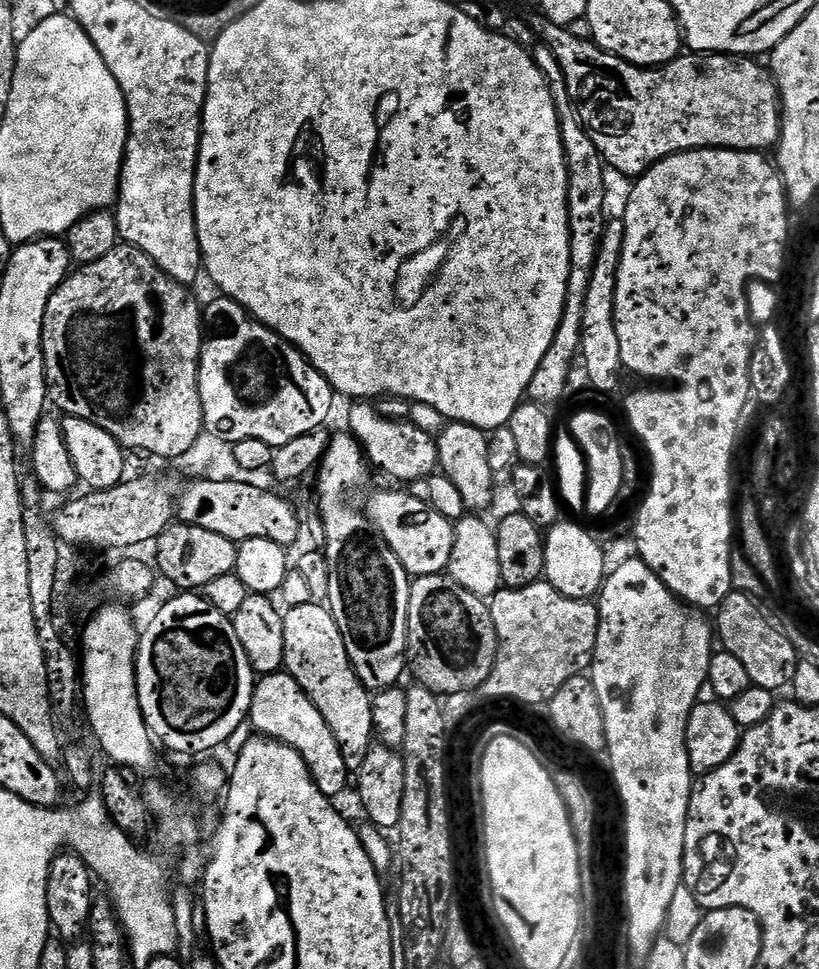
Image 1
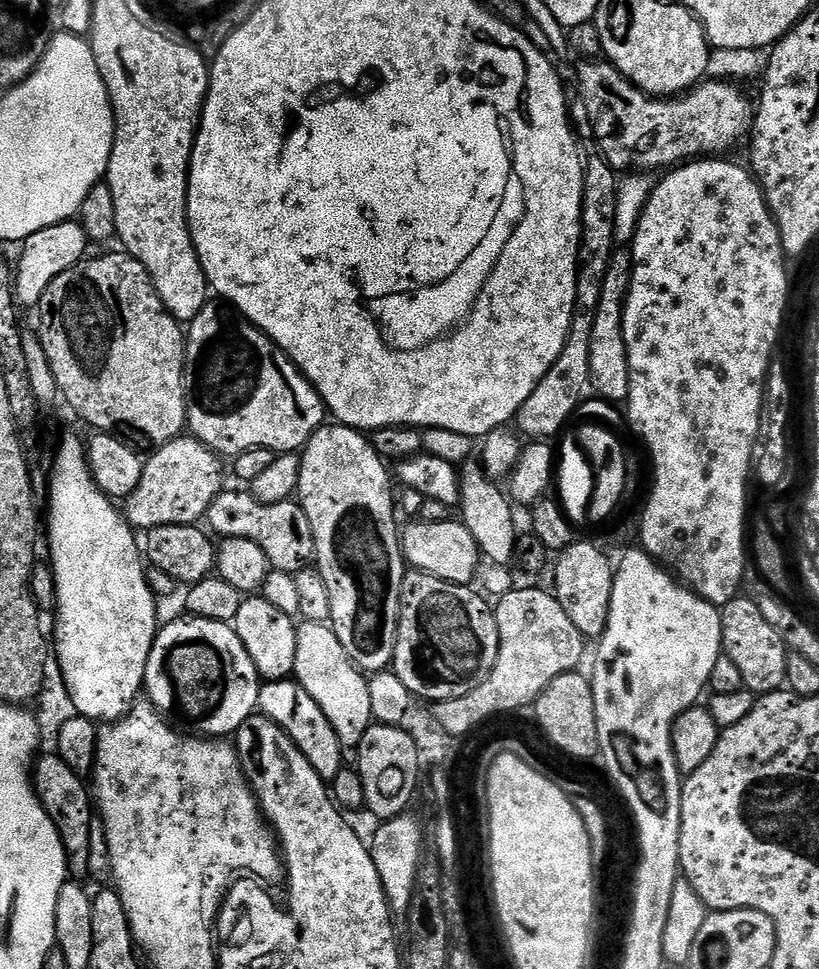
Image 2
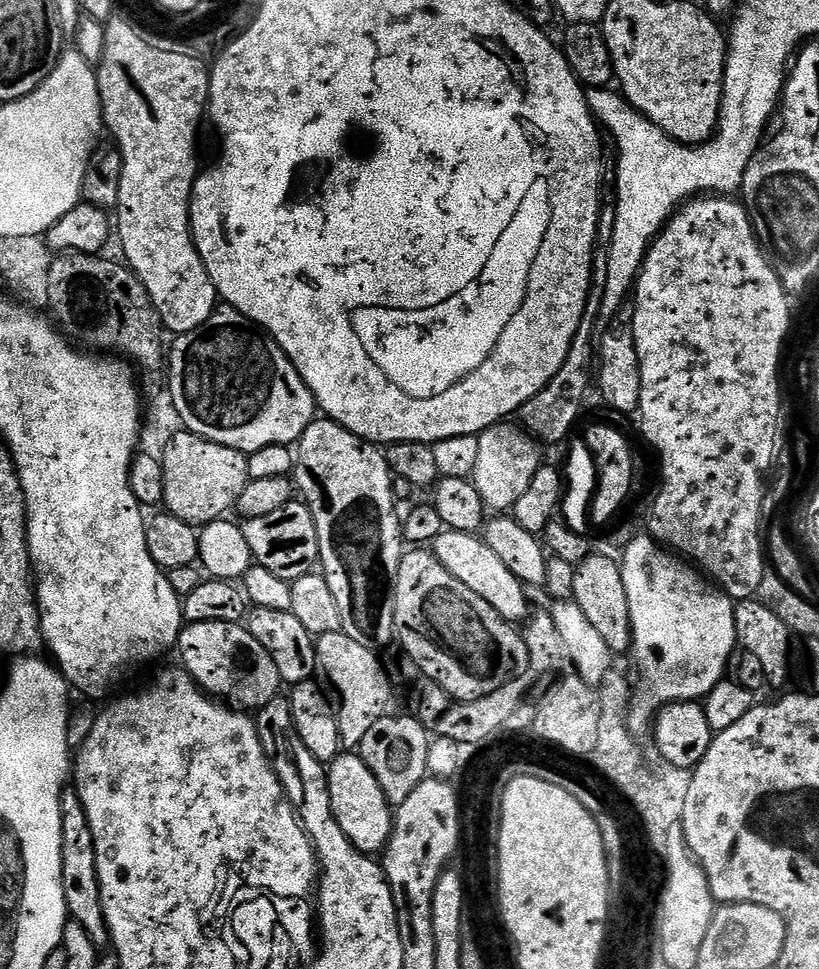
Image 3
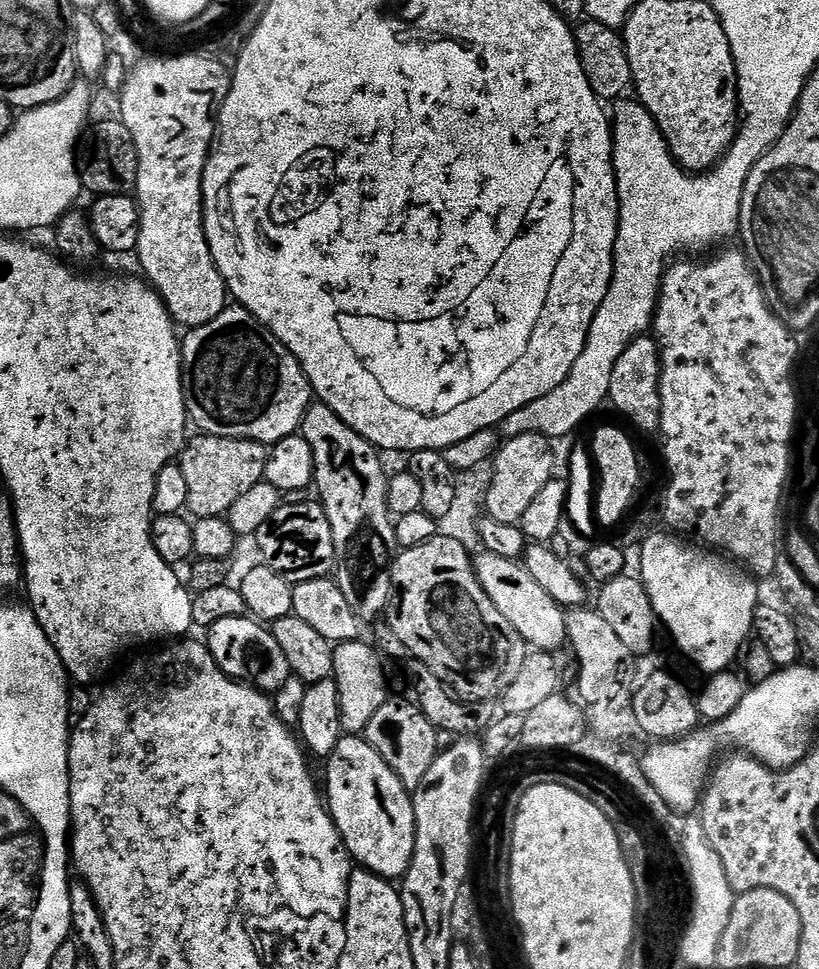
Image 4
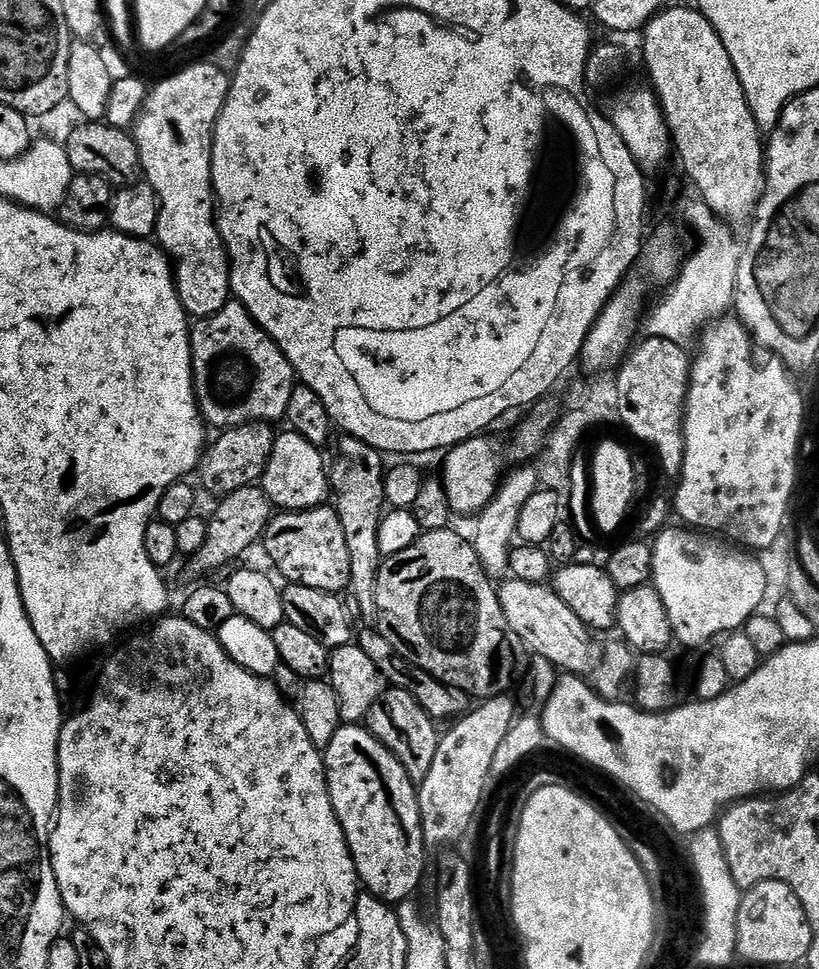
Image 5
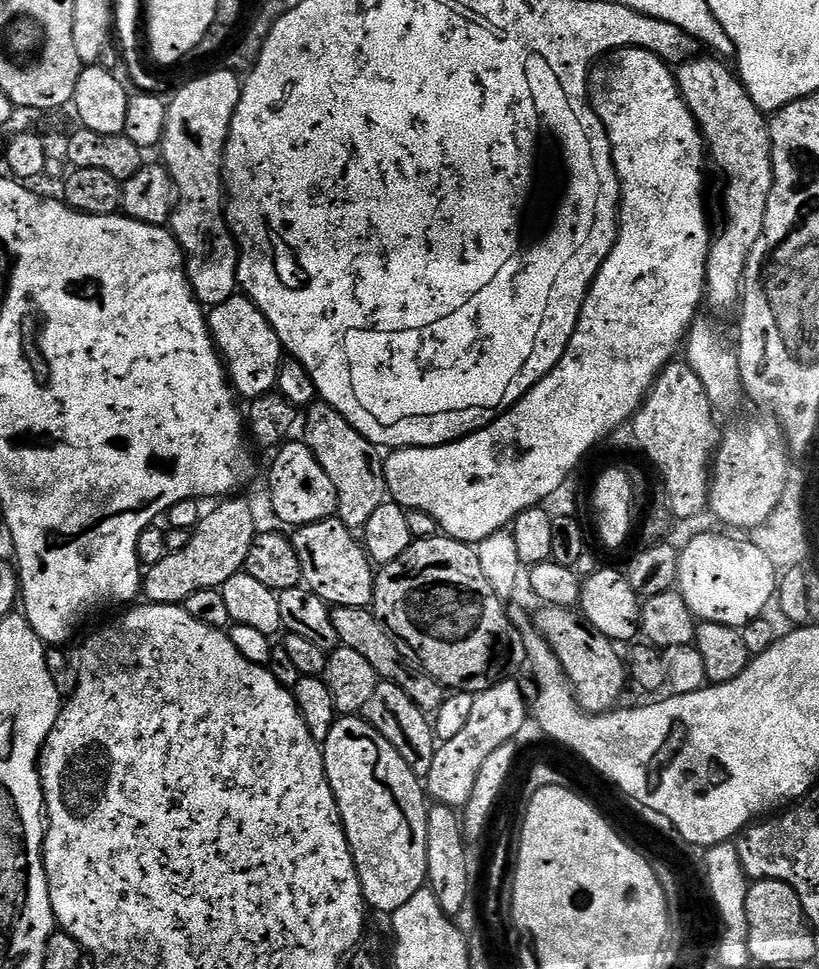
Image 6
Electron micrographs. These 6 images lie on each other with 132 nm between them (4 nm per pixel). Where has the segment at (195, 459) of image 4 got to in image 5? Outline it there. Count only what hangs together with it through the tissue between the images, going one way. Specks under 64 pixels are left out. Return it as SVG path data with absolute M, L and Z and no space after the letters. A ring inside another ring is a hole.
M254 422L253 424L243 424L242 426L238 426L237 428L223 429L223 431L221 431L219 435L217 435L220 437L218 437L217 440L213 442L213 444L211 441L211 443L207 445L206 451L201 459L200 466L198 469L198 477L200 476L201 481L199 480L199 483L202 485L202 488L203 488L202 483L204 483L204 488L206 491L213 492L213 494L216 495L216 498L223 498L229 496L230 494L234 494L234 490L242 490L243 488L255 485L257 481L259 481L261 477L263 477L264 471L266 470L266 462L270 462L270 454L274 450L274 442L276 441L278 432L277 429L274 430L272 428L275 427L273 427L271 423Z

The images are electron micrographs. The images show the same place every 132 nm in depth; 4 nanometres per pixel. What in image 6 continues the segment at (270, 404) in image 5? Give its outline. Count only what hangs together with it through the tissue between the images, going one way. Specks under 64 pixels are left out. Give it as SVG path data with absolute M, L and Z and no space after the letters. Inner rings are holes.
M243 294L231 296L226 298L226 302L207 309L206 319L212 343L224 362L235 395L245 396L245 401L251 402L273 391L282 359L282 345L255 302Z

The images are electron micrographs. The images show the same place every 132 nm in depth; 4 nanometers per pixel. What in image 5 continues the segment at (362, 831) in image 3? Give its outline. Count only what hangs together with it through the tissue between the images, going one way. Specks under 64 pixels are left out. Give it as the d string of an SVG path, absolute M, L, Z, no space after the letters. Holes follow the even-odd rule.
M344 724L338 734L334 734L330 746L323 749L322 755L330 802L346 834L359 883L366 889L367 895L376 896L393 906L399 906L415 897L412 895L424 876L426 845L424 827L420 821L418 788L406 774L406 770L402 770L402 762L398 762L391 750L382 746L382 742L378 742L378 738L374 738L367 727L360 724Z

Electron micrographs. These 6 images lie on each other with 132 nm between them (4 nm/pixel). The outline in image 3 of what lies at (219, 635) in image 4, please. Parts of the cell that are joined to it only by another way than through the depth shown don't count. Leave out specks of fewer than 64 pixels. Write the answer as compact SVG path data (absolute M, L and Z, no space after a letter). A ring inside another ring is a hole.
M198 622L188 624L180 631L179 652L181 660L179 663L184 671L192 676L196 685L207 695L237 710L264 708L266 702L270 702L281 691L282 681L278 674L278 666L274 666L274 658L266 654L266 646L262 646L262 642L258 642L258 638L254 638L254 634L250 634L243 623Z

